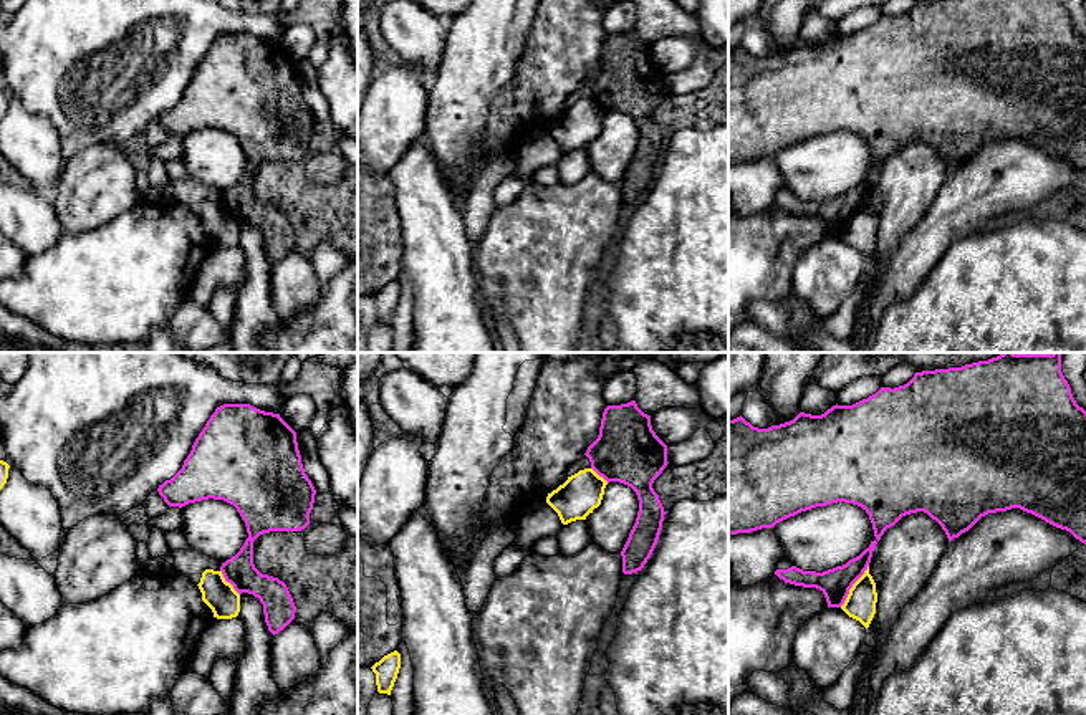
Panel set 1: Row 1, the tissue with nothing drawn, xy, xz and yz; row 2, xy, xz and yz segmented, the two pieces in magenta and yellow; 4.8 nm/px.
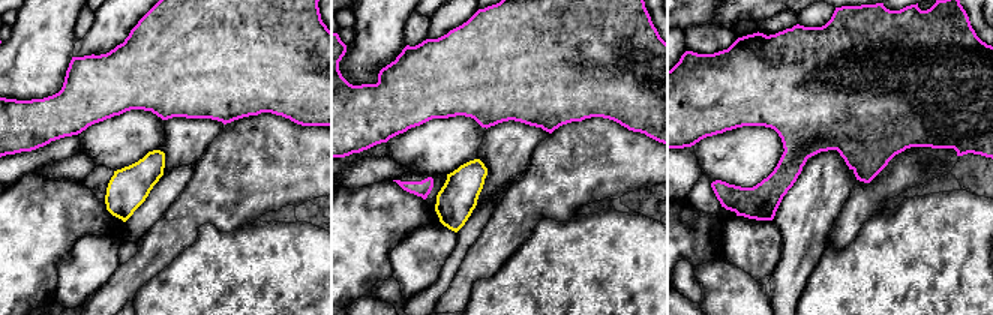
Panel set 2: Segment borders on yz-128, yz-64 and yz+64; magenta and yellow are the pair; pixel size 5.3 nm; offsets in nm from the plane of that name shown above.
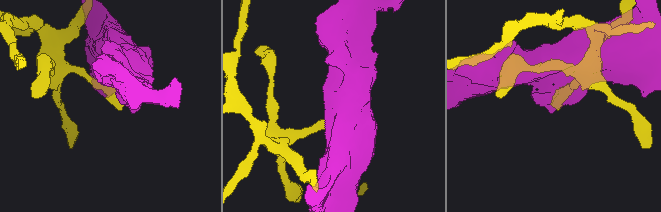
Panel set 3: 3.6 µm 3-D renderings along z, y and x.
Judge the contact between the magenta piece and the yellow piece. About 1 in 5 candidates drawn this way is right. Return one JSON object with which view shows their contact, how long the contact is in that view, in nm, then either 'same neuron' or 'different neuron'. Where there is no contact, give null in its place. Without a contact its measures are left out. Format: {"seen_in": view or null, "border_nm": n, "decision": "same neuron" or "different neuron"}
{"seen_in": "yz", "border_nm": 240, "decision": "different neuron"}

